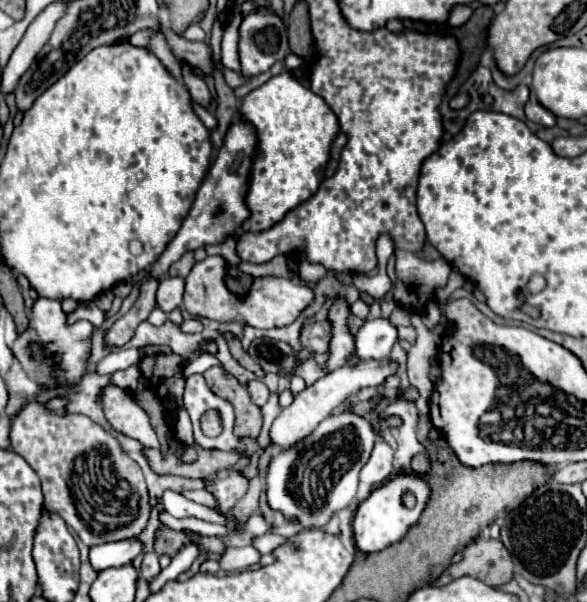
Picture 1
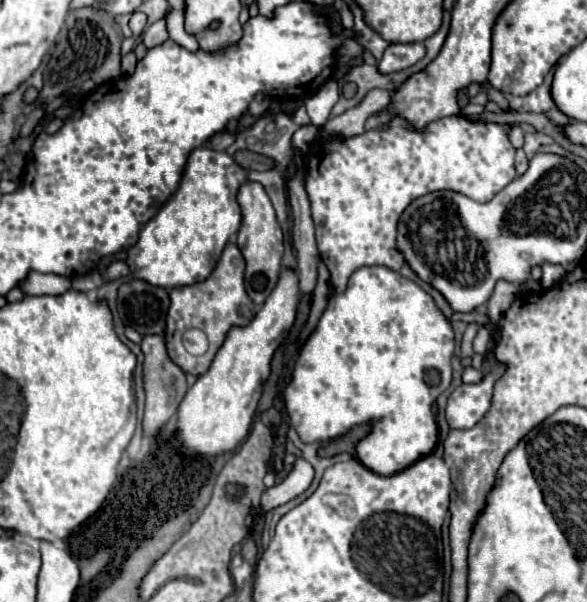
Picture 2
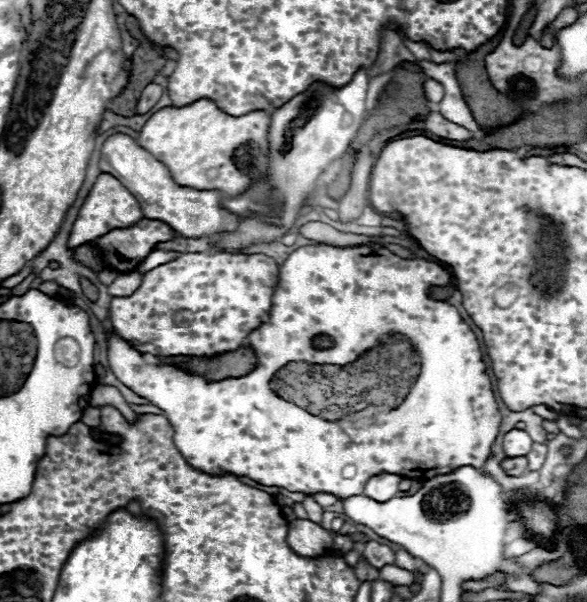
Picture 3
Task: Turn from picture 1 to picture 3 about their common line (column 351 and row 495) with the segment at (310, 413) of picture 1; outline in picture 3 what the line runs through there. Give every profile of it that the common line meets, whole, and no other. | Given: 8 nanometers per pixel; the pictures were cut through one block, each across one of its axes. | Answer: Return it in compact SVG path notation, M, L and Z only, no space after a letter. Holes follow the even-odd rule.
M378 474L366 482L364 496L372 498L380 504L388 502L390 498L398 496L398 492L400 492L398 486L402 480L404 480L404 476L400 476L400 474Z

